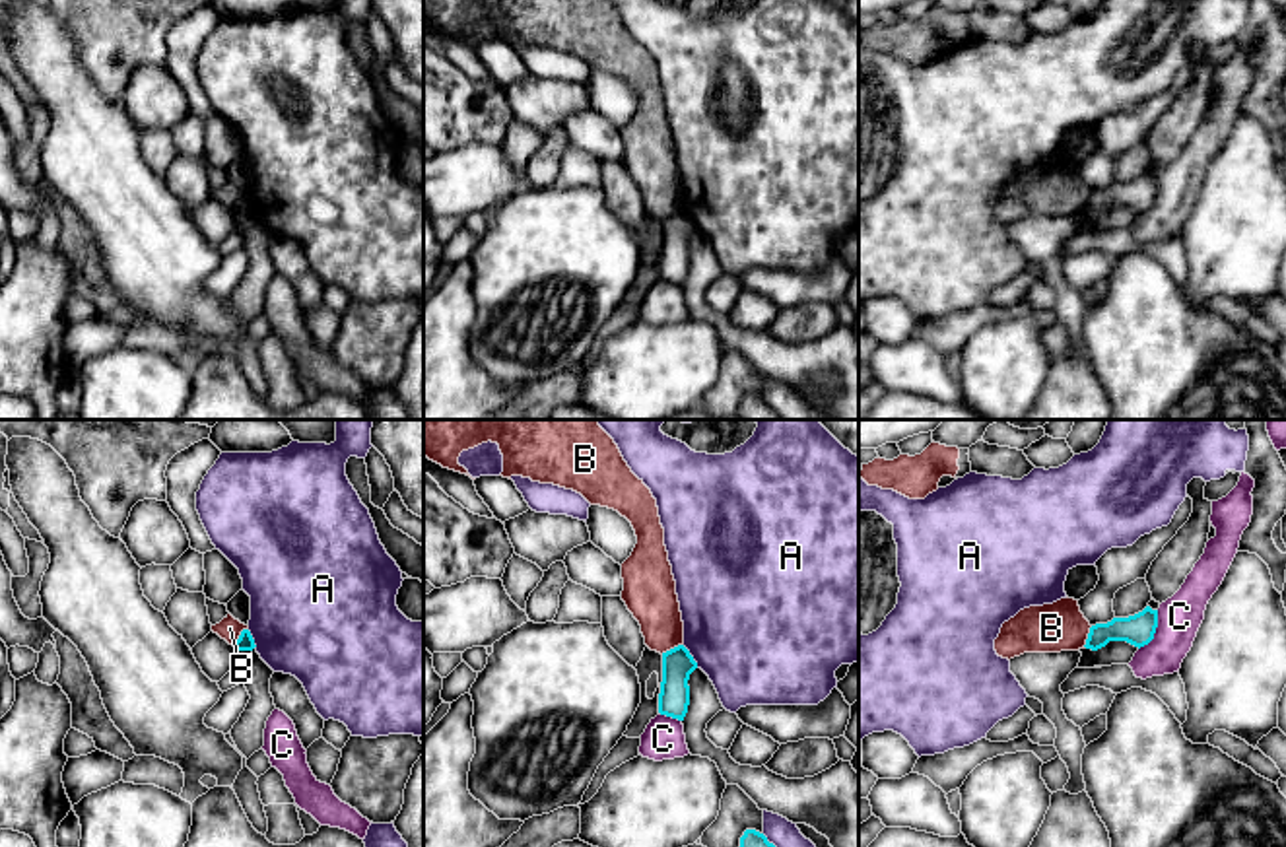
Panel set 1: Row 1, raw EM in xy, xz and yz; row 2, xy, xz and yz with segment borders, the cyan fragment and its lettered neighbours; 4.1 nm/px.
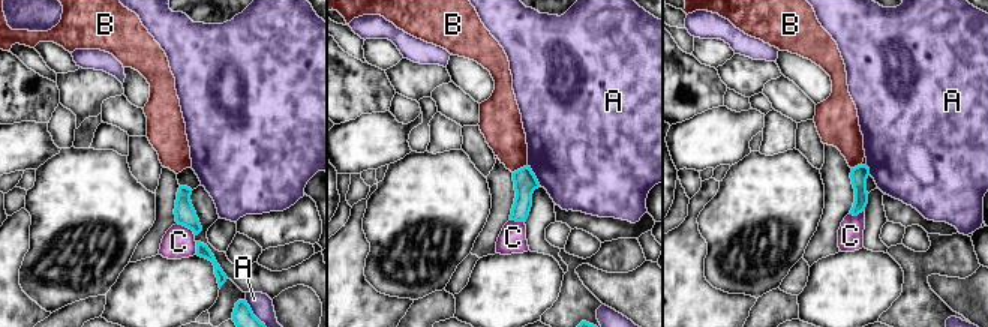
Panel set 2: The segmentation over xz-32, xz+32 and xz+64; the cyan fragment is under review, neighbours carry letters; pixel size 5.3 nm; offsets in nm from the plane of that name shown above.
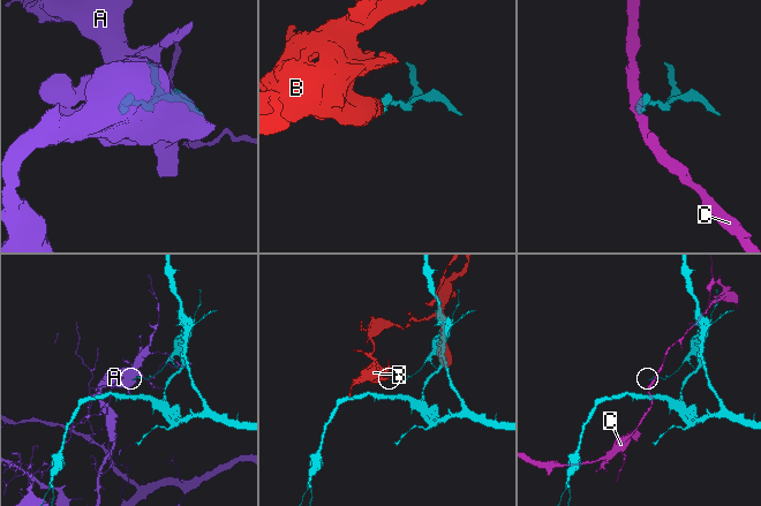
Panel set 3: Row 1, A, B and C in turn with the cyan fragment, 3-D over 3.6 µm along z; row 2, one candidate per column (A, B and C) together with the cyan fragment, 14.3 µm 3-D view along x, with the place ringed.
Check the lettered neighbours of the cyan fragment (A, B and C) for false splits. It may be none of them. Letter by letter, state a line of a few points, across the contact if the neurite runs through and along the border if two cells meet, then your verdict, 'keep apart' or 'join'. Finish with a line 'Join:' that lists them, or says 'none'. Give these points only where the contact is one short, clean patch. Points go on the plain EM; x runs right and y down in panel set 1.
A: keep apart
B: xz (682, 208), (661, 218) | keep apart
C: yz (1158, 175), (1156, 197), (1139, 214) | keep apart
Join: none

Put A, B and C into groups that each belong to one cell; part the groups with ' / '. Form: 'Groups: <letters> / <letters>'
Groups: A / B / C

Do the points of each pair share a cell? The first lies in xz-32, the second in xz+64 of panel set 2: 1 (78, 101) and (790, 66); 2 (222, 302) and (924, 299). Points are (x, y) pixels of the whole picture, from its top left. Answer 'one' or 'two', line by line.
1: two
2: one

